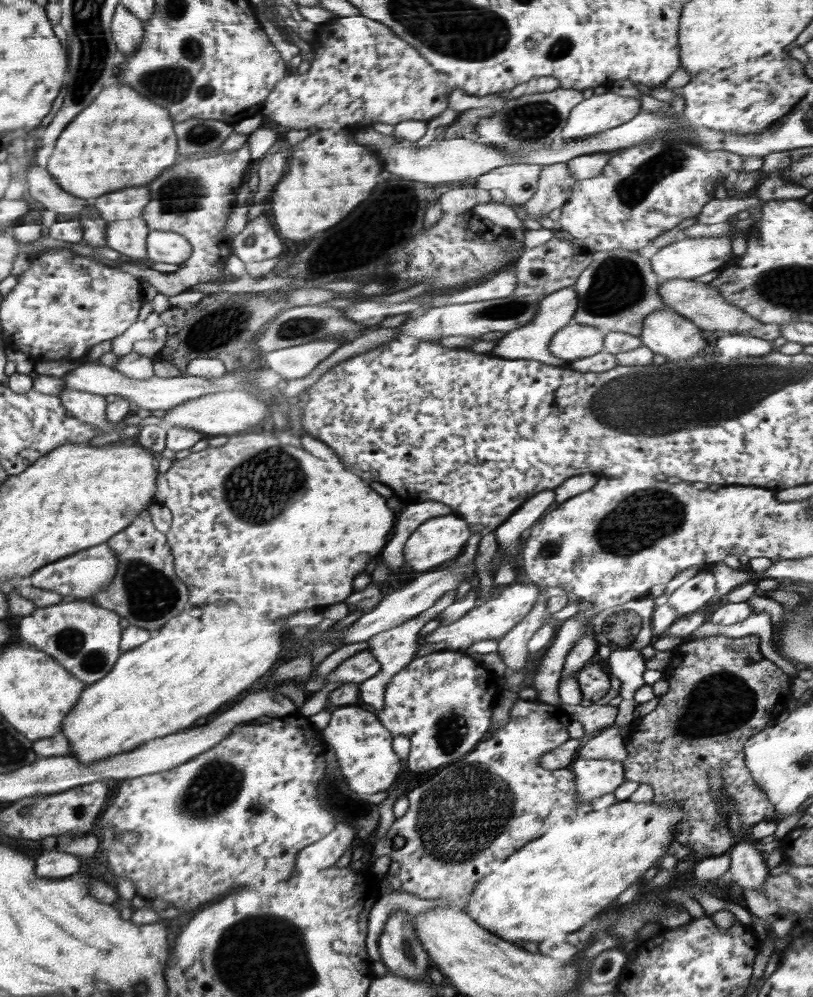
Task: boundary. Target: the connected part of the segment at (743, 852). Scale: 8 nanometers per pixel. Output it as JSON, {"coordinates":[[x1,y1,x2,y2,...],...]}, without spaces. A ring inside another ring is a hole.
{"coordinates":[[740,835,730,853,730,880,744,890,757,891,769,875,769,868,753,842]]}

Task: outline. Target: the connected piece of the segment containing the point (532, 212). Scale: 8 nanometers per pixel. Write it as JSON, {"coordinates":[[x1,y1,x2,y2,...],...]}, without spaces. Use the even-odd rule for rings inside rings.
{"coordinates":[[566,163,543,166,536,192,528,202,522,204,527,210,526,219,538,220,546,217,552,210,562,208,572,196,576,181]]}

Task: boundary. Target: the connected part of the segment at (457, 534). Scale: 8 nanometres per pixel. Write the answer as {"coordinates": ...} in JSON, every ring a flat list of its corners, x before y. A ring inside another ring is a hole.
{"coordinates":[[451,512,449,515,436,516,426,520,422,526,414,530,414,534,408,538,404,546,404,558,414,570,430,570,448,565,464,551,464,544,470,536,468,524,457,514]]}

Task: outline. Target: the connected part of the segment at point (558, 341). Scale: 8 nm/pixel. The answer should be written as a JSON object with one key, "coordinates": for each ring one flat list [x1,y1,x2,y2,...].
{"coordinates":[[571,322,551,338,549,351,566,362,594,356,602,351,605,335,598,327]]}

